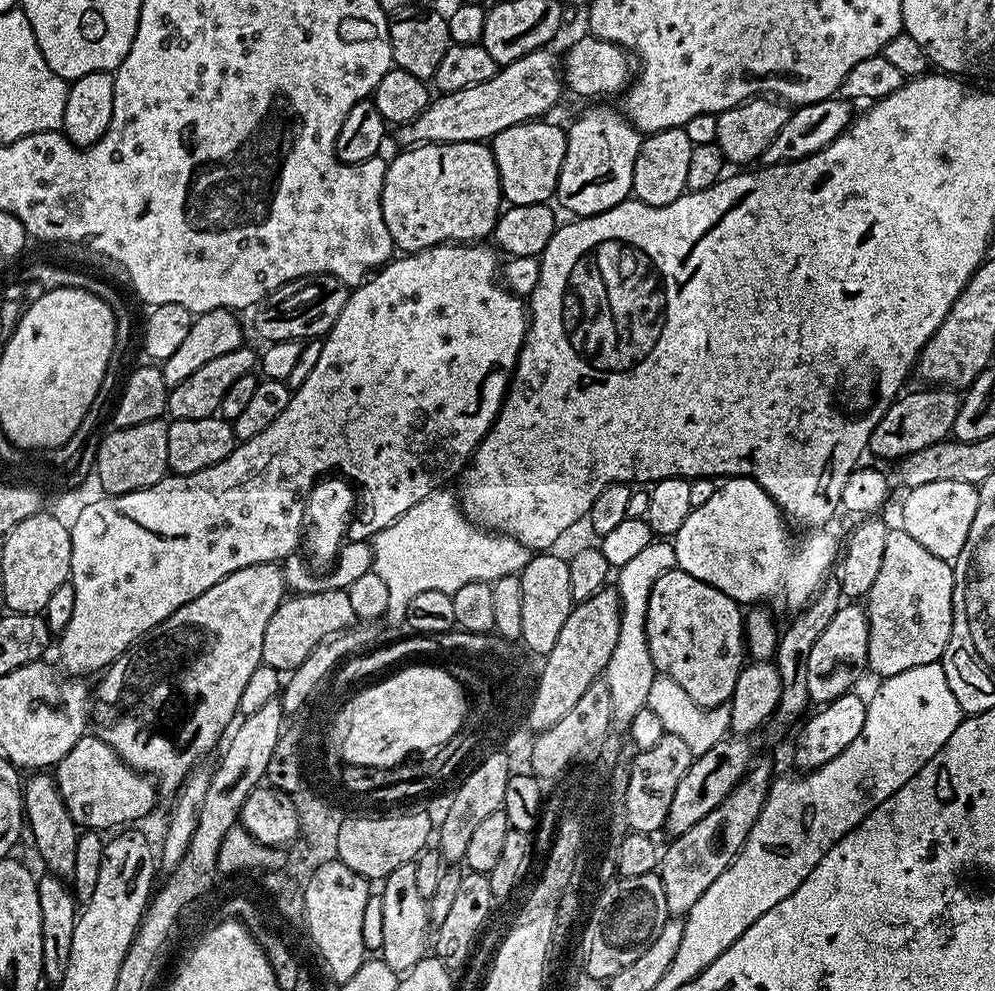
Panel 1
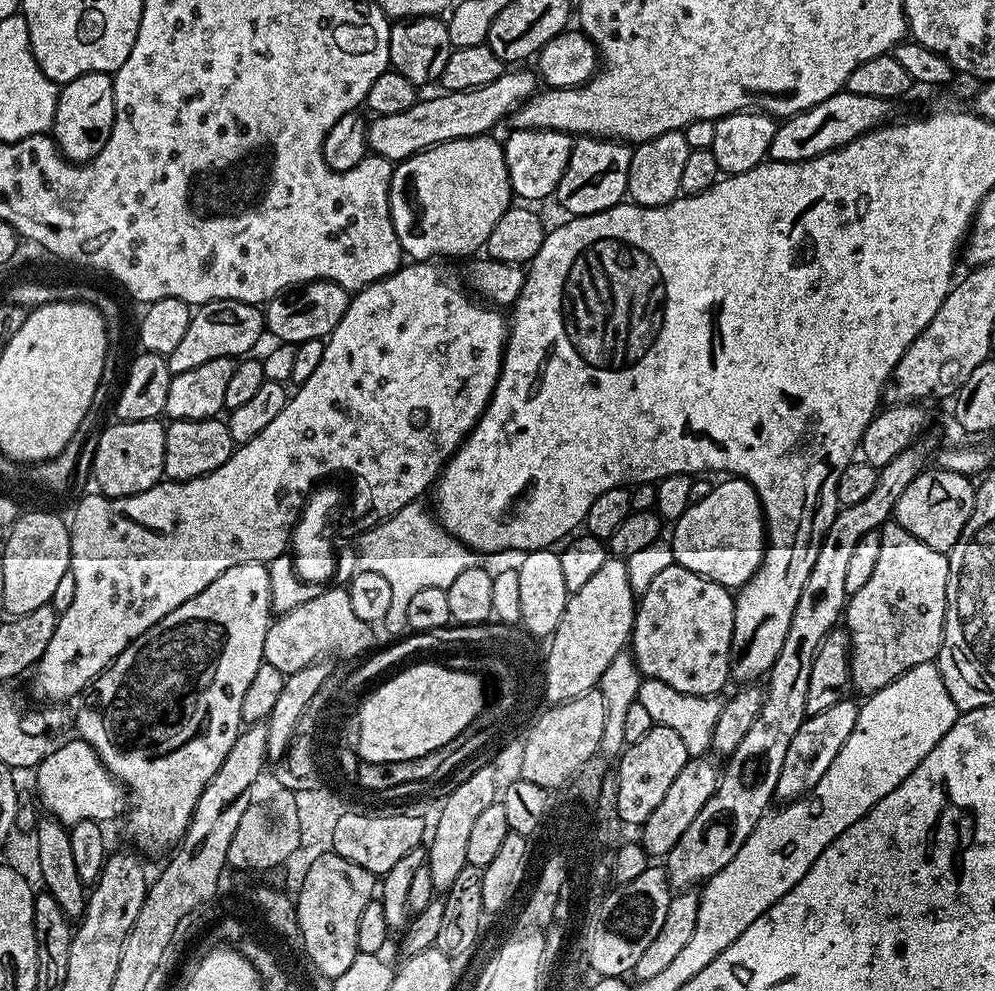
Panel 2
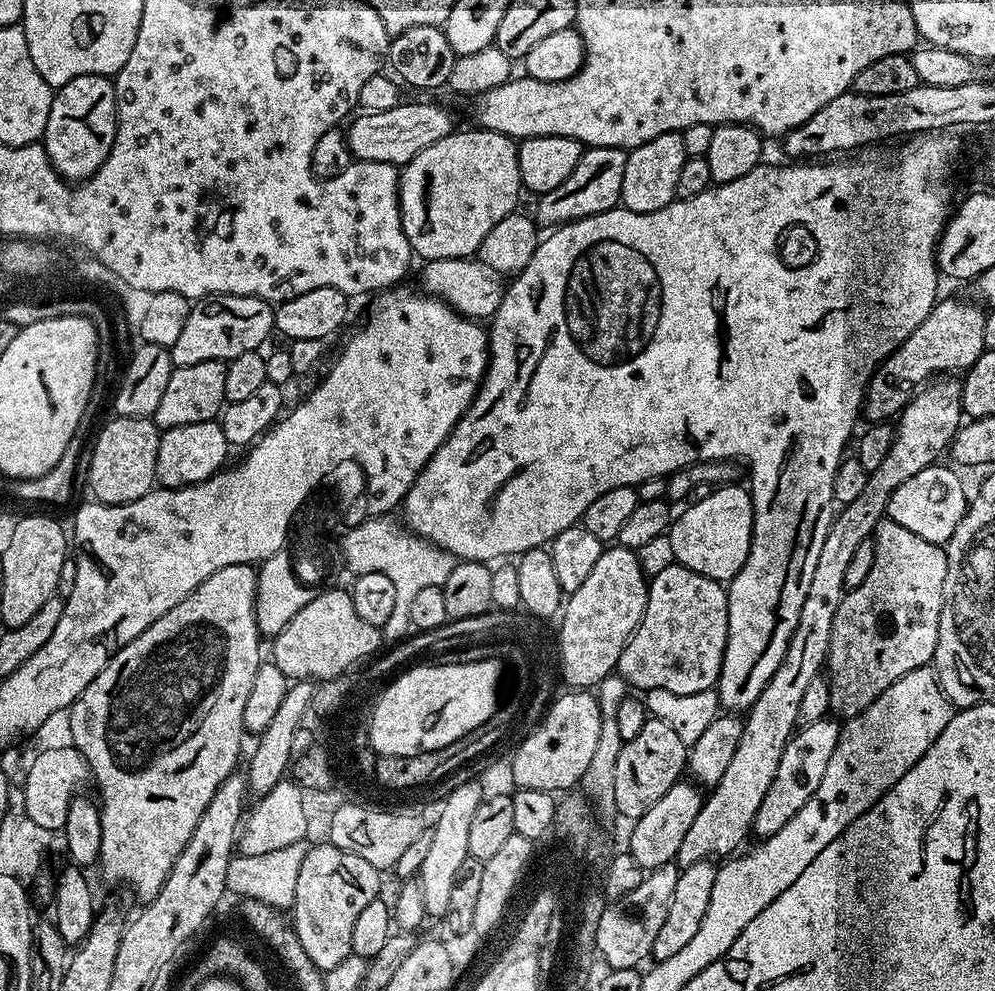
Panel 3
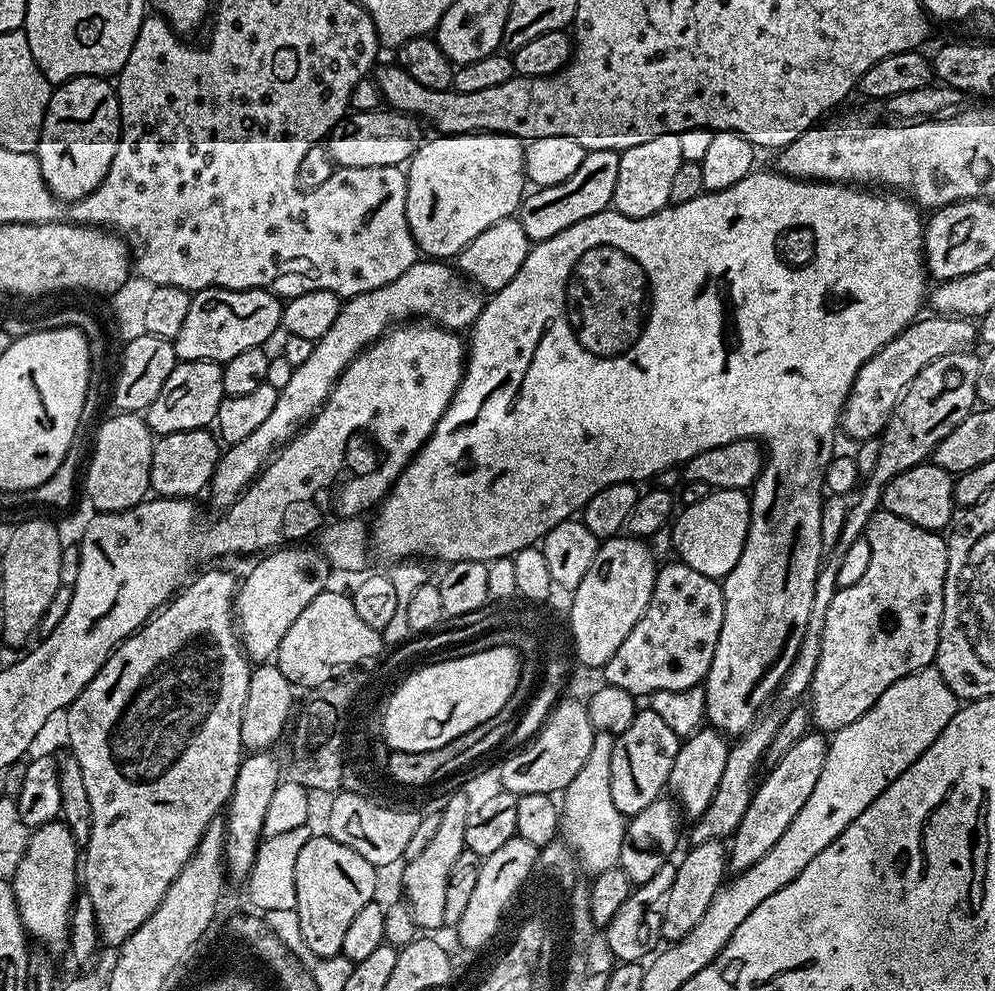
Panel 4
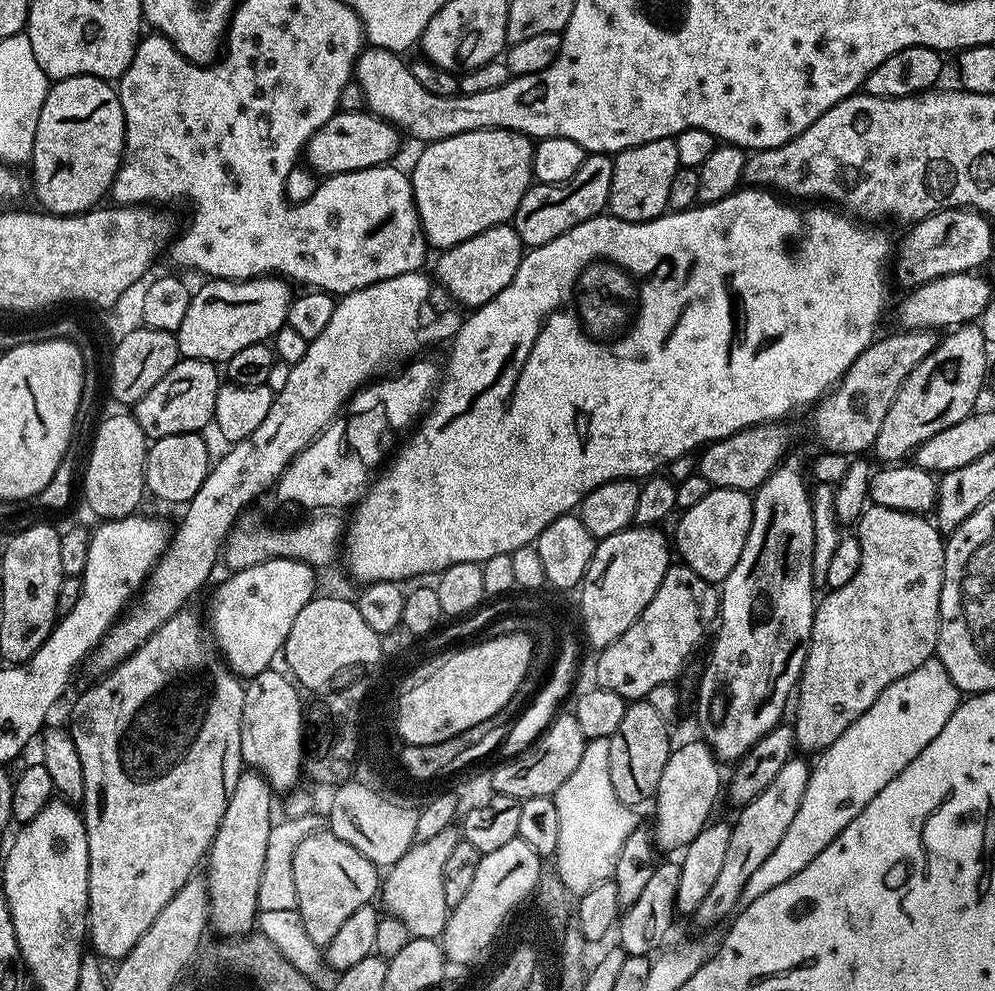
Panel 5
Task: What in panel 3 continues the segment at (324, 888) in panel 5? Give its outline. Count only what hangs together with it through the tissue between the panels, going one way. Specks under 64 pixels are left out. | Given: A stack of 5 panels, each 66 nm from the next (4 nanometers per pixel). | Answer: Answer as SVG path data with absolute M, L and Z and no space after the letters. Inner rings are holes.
M331 842L309 847L298 873L290 919L298 934L298 942L302 942L302 950L306 950L310 962L314 962L321 972L333 970L352 955L354 922L358 922L358 914L381 895L380 876L381 869L370 866L366 858L358 858L358 854L350 854Z

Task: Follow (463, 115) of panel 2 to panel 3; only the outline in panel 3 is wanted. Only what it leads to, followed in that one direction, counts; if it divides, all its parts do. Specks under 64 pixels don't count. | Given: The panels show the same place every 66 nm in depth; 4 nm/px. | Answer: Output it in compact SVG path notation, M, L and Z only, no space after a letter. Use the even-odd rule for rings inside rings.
M401 102L394 110L382 110L382 114L364 112L346 128L348 148L357 161L370 164L409 164L426 146L434 146L454 131L452 116L436 104L408 104Z

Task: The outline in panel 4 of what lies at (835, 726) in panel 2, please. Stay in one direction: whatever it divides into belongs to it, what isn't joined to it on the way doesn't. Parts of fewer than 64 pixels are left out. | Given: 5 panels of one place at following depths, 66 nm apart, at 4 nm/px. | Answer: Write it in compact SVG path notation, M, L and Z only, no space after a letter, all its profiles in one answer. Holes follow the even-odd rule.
M809 730L802 738L798 738L798 742L794 742L794 746L790 746L789 752L782 754L777 764L767 769L768 773L763 773L762 779L755 785L750 806L746 806L746 814L742 814L742 822L738 822L730 837L732 845L727 845L729 873L744 872L754 866L754 862L764 857L770 846L782 838L786 826L794 822L806 798L814 794L814 785L818 783L818 778L822 778L822 766L826 762L827 753L828 740L819 731Z

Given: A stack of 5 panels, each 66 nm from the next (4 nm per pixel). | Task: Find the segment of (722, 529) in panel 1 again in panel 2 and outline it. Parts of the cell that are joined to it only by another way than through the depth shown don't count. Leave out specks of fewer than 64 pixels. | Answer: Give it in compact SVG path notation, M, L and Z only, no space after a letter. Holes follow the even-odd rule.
M724 478L721 484L717 483L710 490L710 494L707 498L702 498L702 502L697 504L689 503L688 507L685 508L684 513L679 516L679 518L674 521L674 527L676 528L672 532L672 537L670 537L670 543L672 545L672 558L675 563L680 564L686 570L690 570L694 574L699 576L704 576L708 580L713 580L718 582L724 588L729 590L739 590L742 585L745 584L749 578L756 573L757 568L760 566L760 557L764 551L764 545L766 543L766 529L764 526L764 513L760 510L760 499L756 497L756 491L748 485L747 480L741 480L739 478Z

